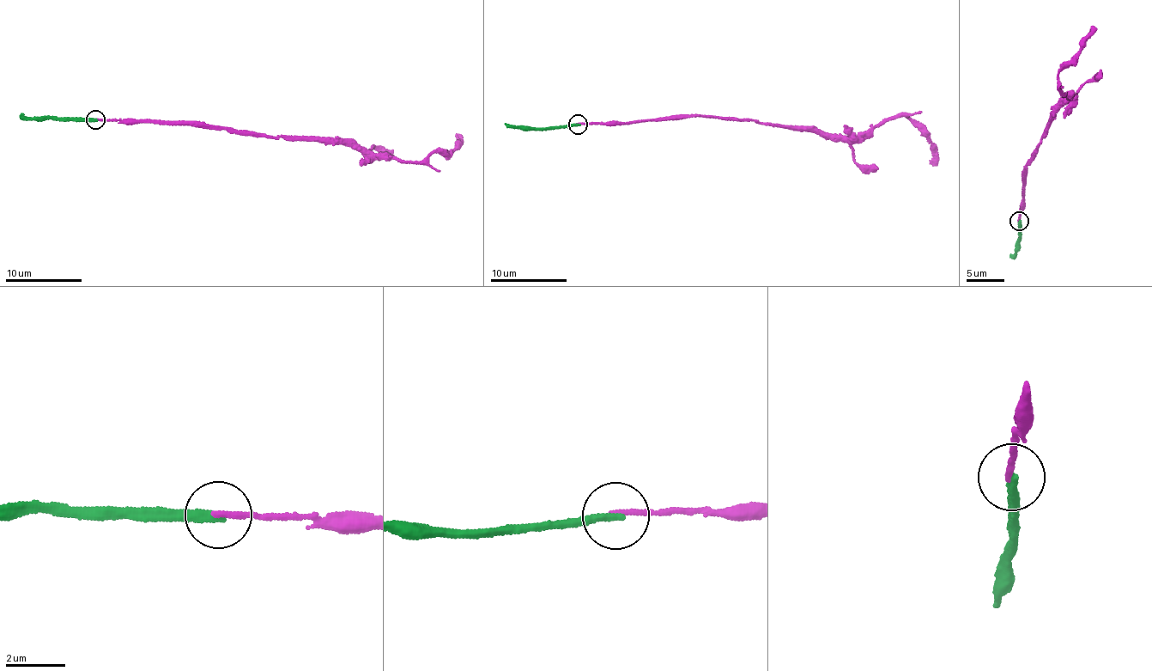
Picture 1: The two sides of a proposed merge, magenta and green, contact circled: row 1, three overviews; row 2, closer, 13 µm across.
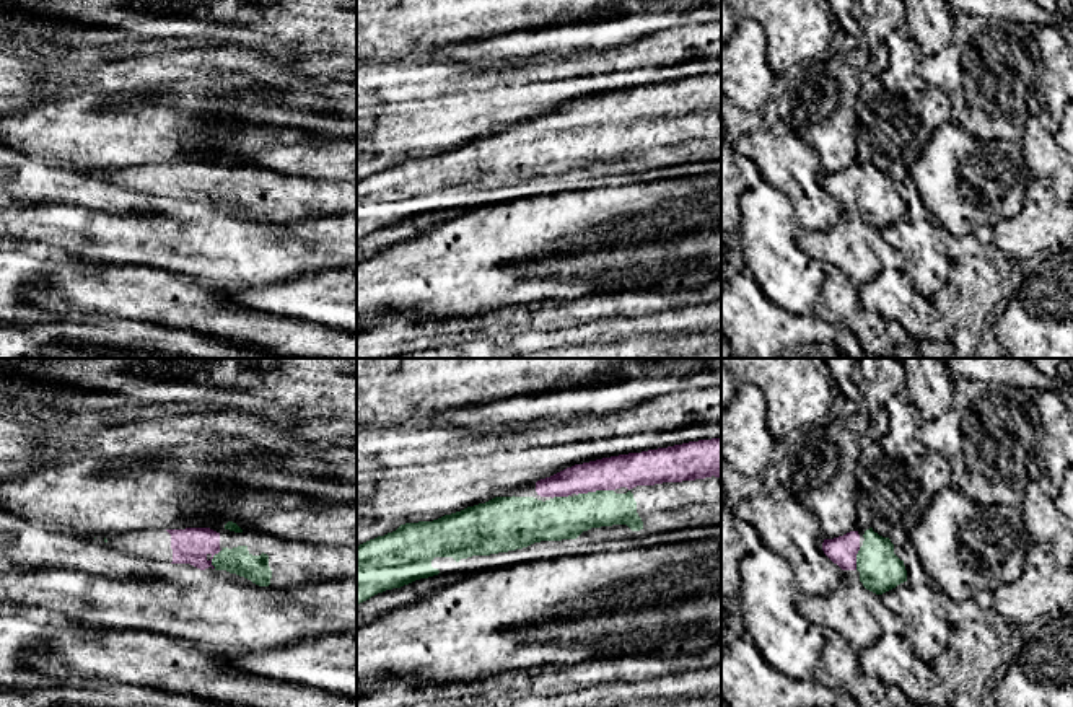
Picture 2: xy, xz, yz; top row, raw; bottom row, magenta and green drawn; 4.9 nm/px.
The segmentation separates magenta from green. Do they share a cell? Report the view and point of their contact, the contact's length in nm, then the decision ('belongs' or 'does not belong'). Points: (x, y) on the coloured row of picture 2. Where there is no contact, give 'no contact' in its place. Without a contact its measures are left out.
contact xz (595, 491); length 190 nm; belongs

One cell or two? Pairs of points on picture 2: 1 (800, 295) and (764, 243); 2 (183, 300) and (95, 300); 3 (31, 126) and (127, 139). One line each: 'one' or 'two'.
1: one
2: one
3: one

